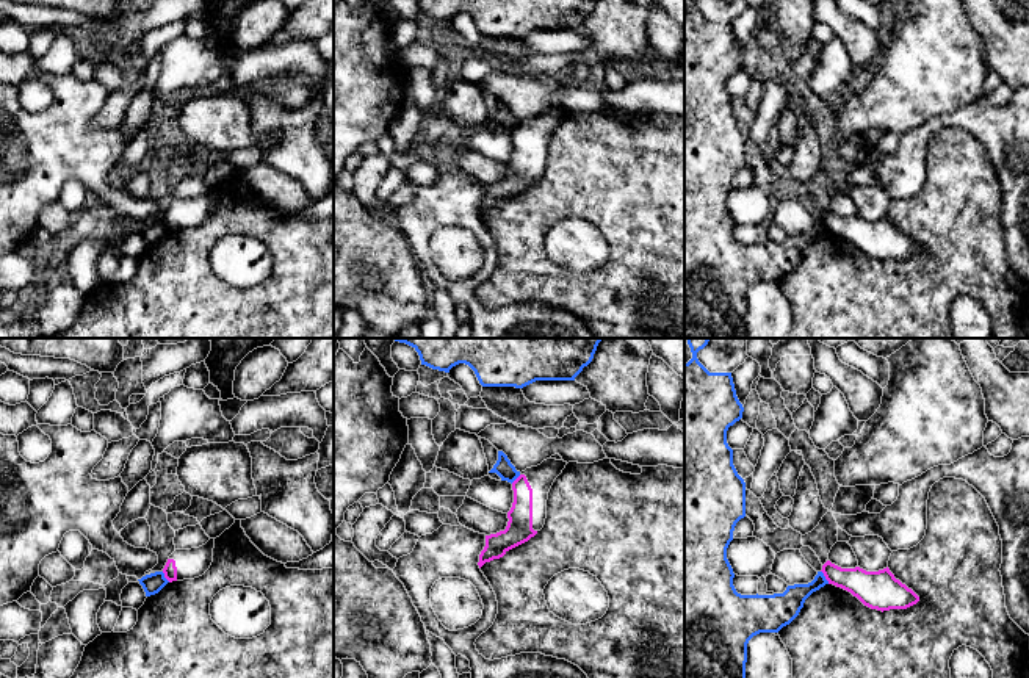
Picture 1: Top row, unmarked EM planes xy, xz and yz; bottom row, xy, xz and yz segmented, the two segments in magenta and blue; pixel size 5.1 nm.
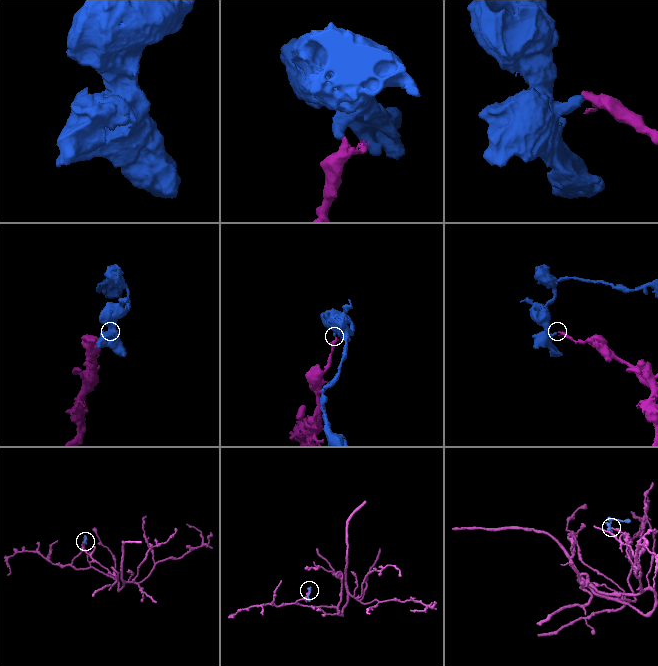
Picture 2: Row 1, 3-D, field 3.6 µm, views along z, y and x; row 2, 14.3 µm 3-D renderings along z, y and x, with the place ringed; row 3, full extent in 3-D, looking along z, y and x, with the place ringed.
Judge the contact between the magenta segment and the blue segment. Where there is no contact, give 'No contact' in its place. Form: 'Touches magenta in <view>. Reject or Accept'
Touches magenta in yz. Reject

